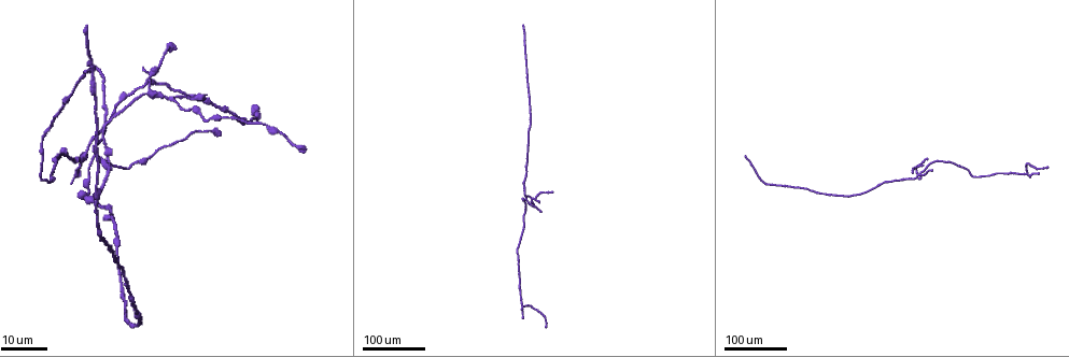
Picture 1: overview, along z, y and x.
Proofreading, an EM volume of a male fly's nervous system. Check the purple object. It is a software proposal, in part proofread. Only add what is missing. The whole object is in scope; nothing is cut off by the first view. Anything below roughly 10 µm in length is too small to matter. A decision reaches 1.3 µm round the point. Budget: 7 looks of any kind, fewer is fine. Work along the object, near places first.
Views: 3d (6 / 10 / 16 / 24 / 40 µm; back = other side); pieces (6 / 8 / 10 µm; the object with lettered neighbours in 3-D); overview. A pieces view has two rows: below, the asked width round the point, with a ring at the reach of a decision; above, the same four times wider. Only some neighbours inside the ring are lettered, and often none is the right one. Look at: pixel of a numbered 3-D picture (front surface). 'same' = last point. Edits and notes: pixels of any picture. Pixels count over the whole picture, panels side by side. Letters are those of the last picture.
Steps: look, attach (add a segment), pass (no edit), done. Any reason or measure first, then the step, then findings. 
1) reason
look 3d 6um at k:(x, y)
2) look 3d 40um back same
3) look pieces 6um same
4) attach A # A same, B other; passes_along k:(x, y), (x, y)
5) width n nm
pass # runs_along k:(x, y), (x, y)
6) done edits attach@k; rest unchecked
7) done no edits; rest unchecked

free end
look 3d 40um at 1:(218, 132)

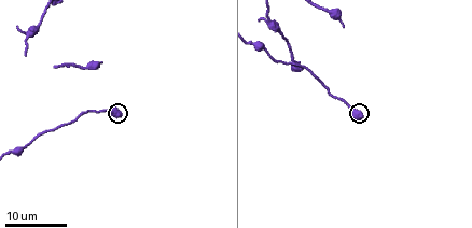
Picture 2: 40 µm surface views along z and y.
look pieces 10um at 2:(121, 113)

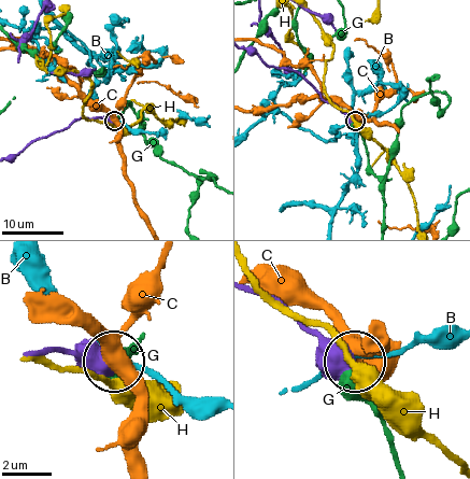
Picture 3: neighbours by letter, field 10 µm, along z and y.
pass # B other, C other, G other, H other; none of them fits

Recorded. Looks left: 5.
branch stops here
look 3d 24um at 2:(341, 24)

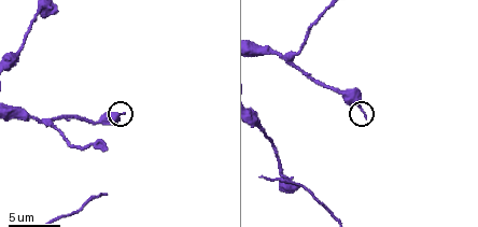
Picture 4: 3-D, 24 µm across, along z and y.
look 3d 6um at 4:(365, 116)

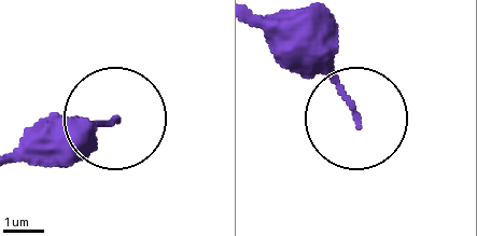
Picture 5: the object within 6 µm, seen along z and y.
look pieces 10um at 5:(359, 117)

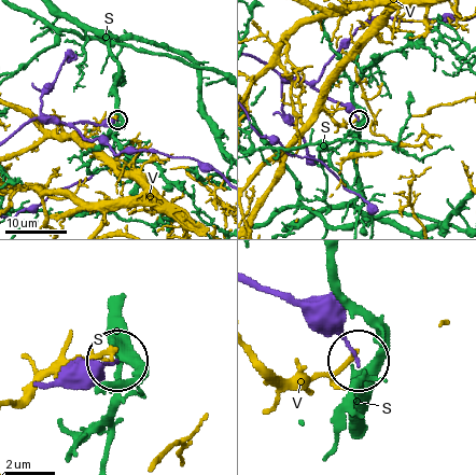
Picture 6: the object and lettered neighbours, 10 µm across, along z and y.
width 110 nm
pass # S other, V other; runs_along 6:(27, 124), (37, 117), (68, 124), (107, 124), (116, 120); no lettered segment goes on from it

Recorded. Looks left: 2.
look 3d 40um at 1:(523, 198)

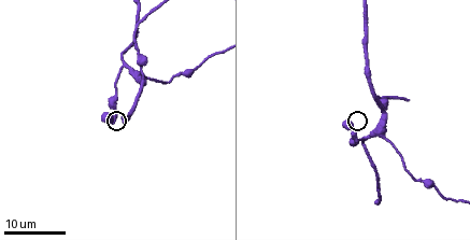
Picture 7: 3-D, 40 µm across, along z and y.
what lies round it
look pieces 6um at 7:(103, 115)

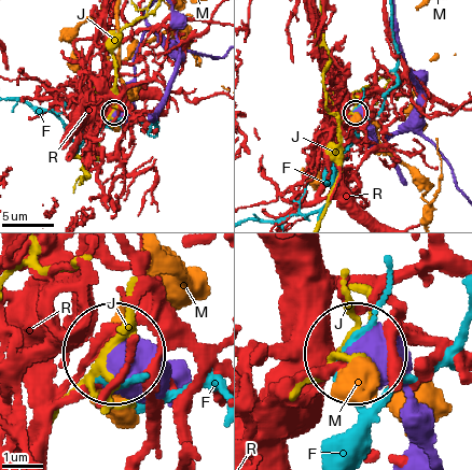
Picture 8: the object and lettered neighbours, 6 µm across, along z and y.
pass # F other, J other, M other, R other; no lettered segment goes on from it

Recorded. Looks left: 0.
done no edits; rest unchecked

